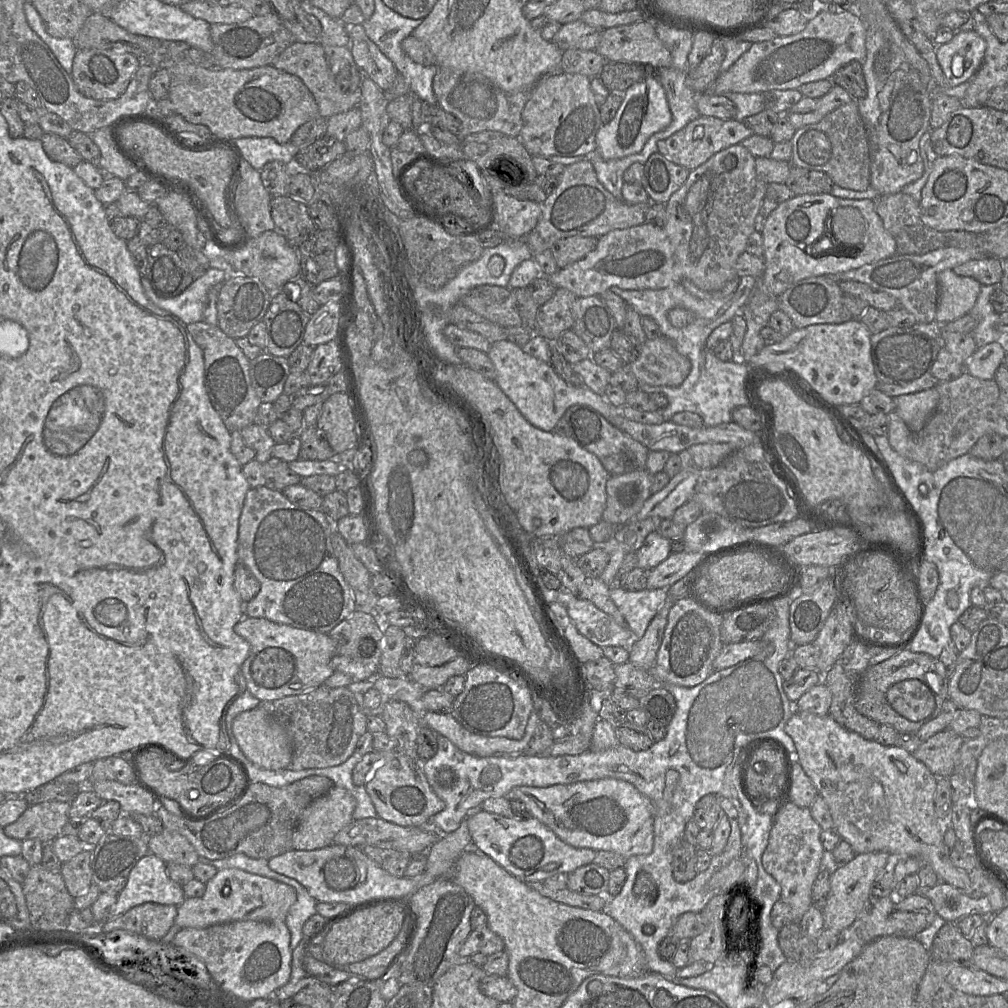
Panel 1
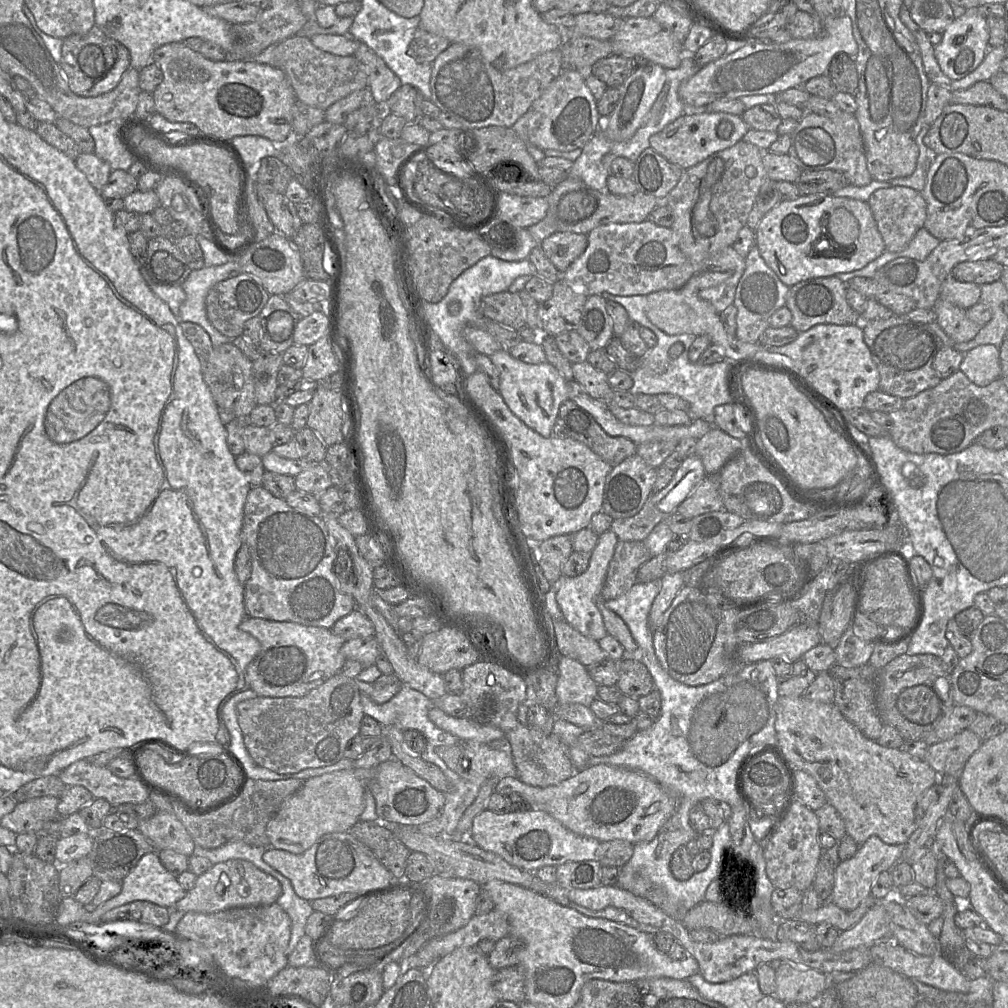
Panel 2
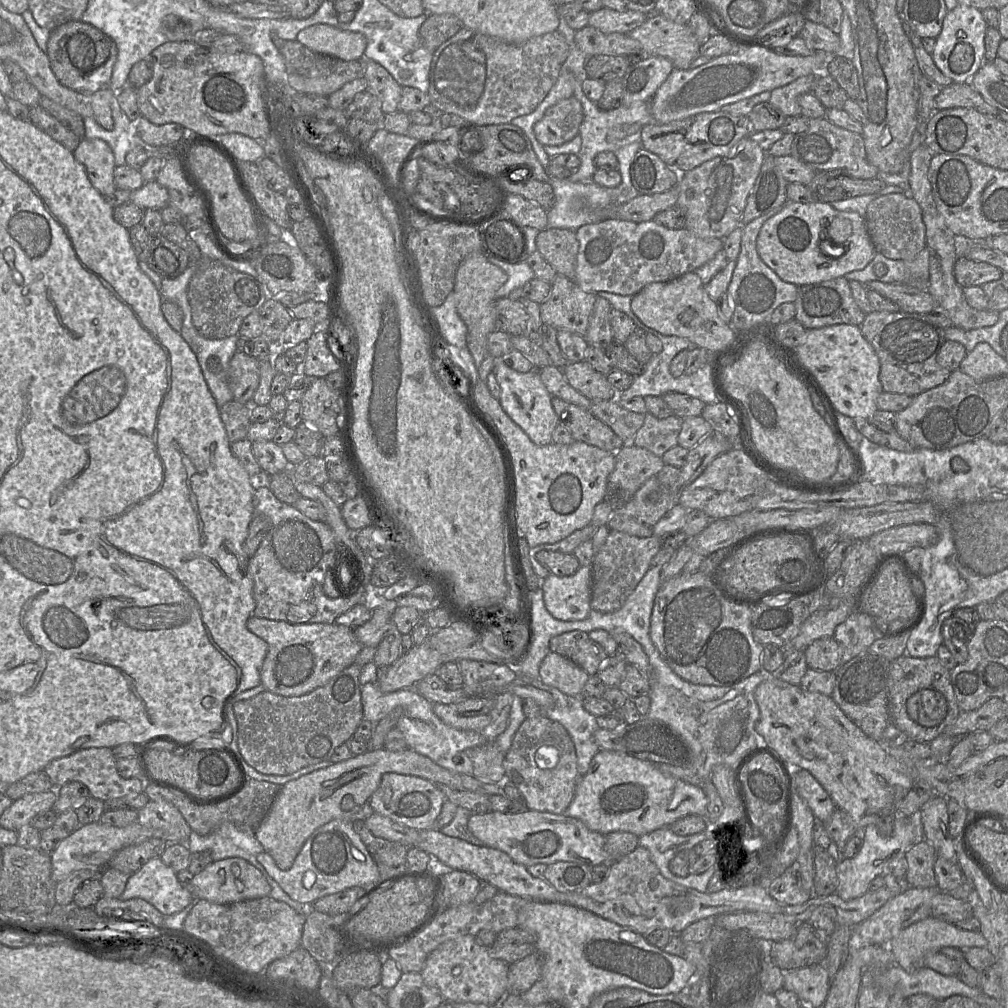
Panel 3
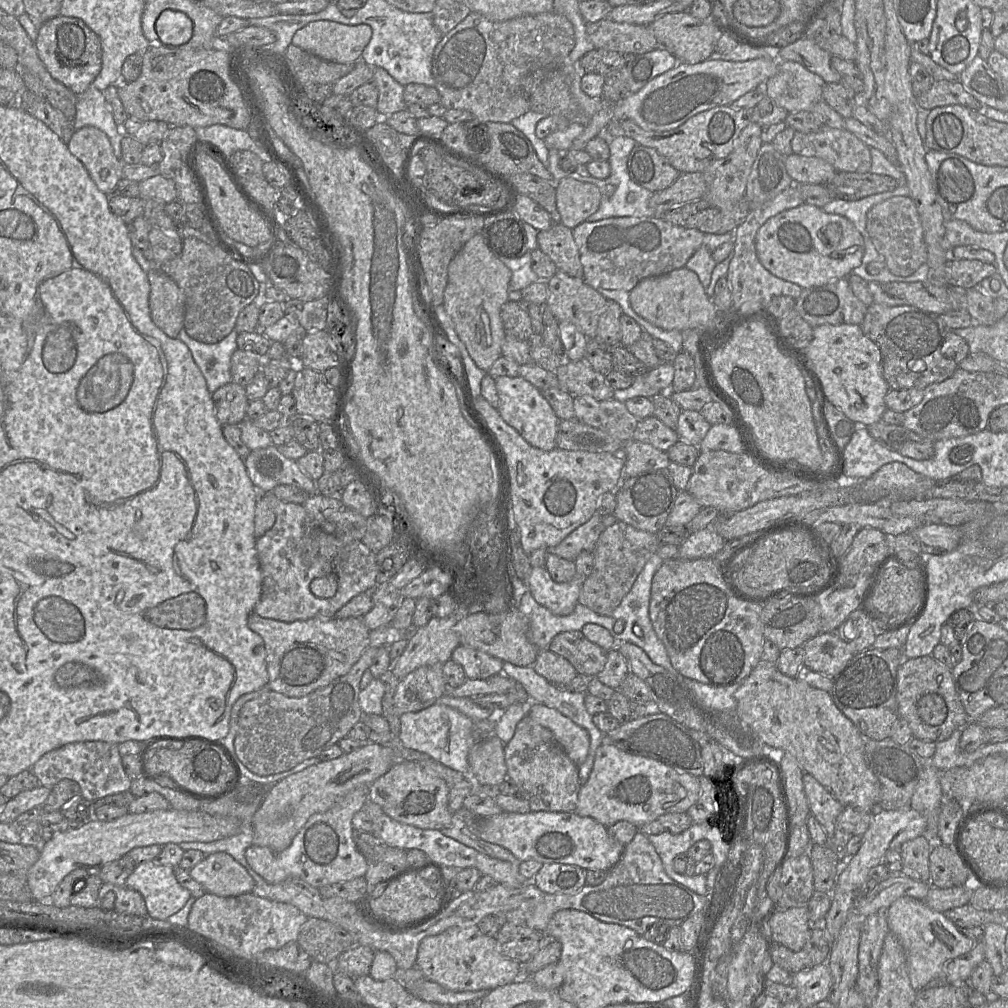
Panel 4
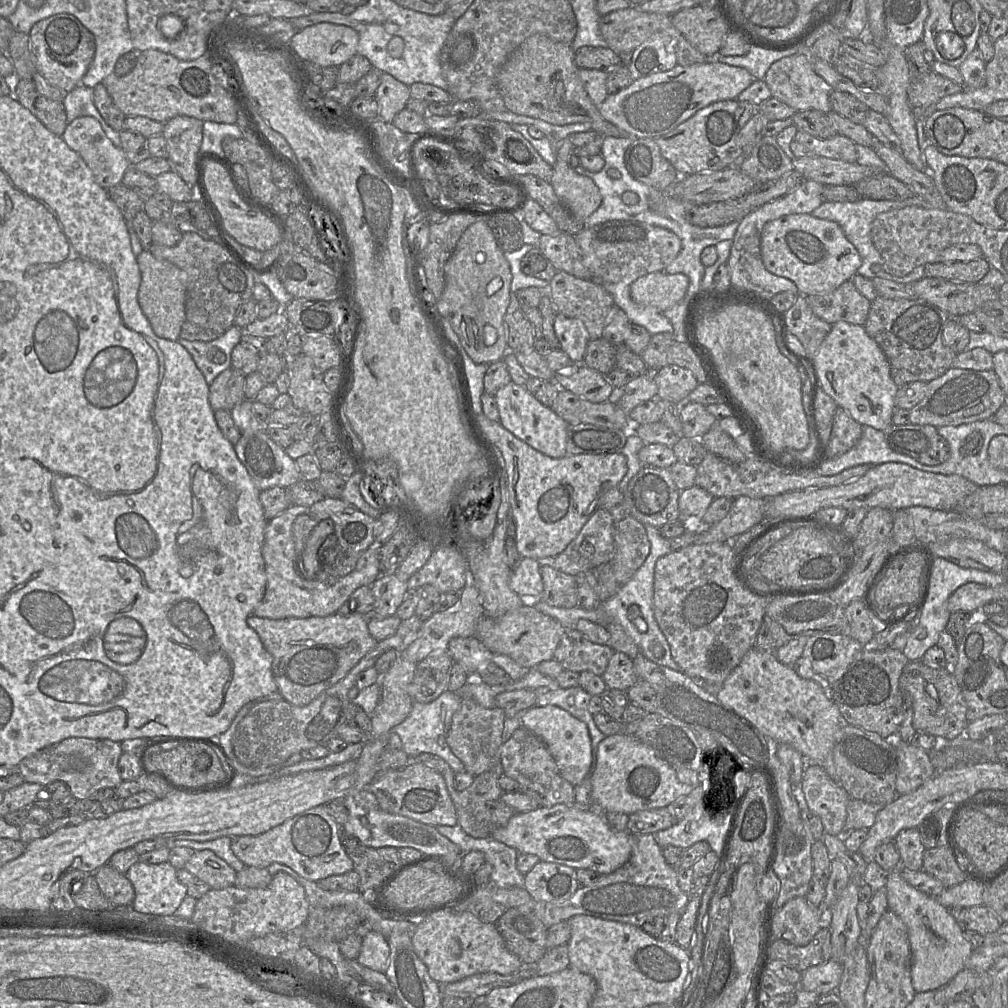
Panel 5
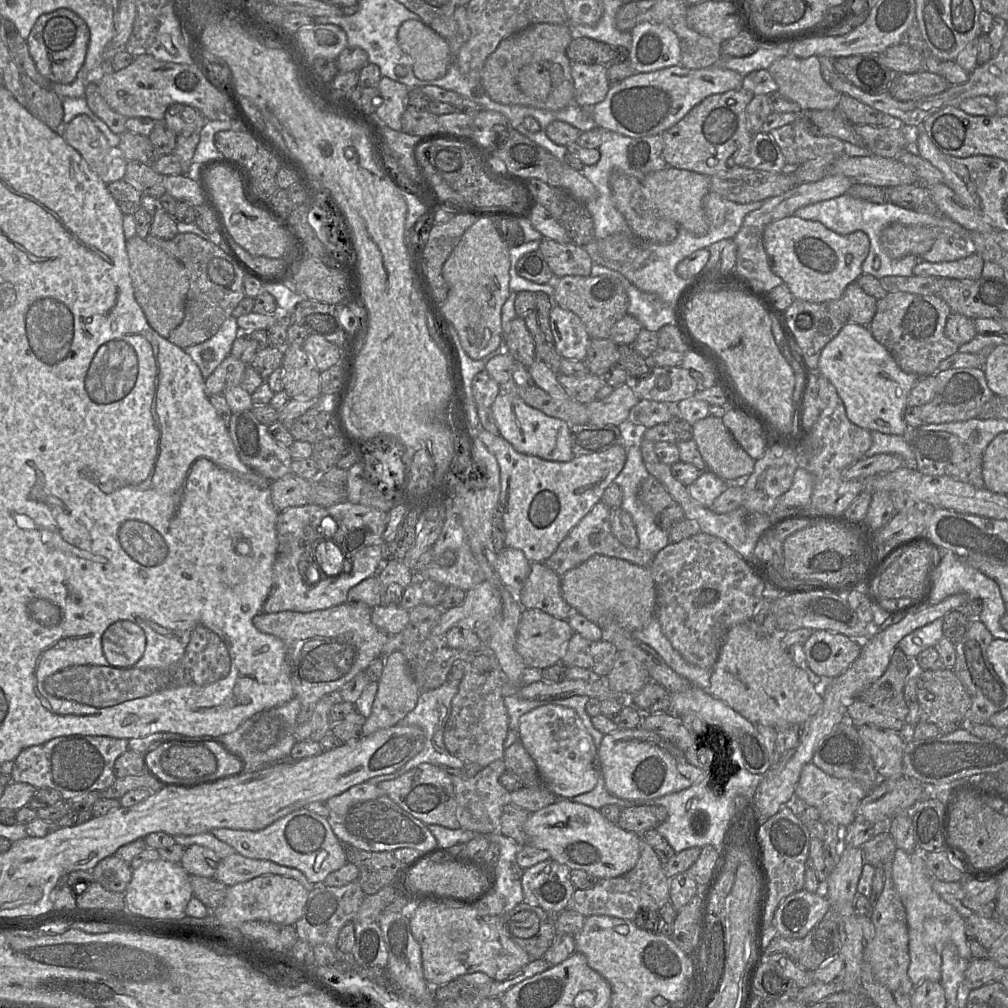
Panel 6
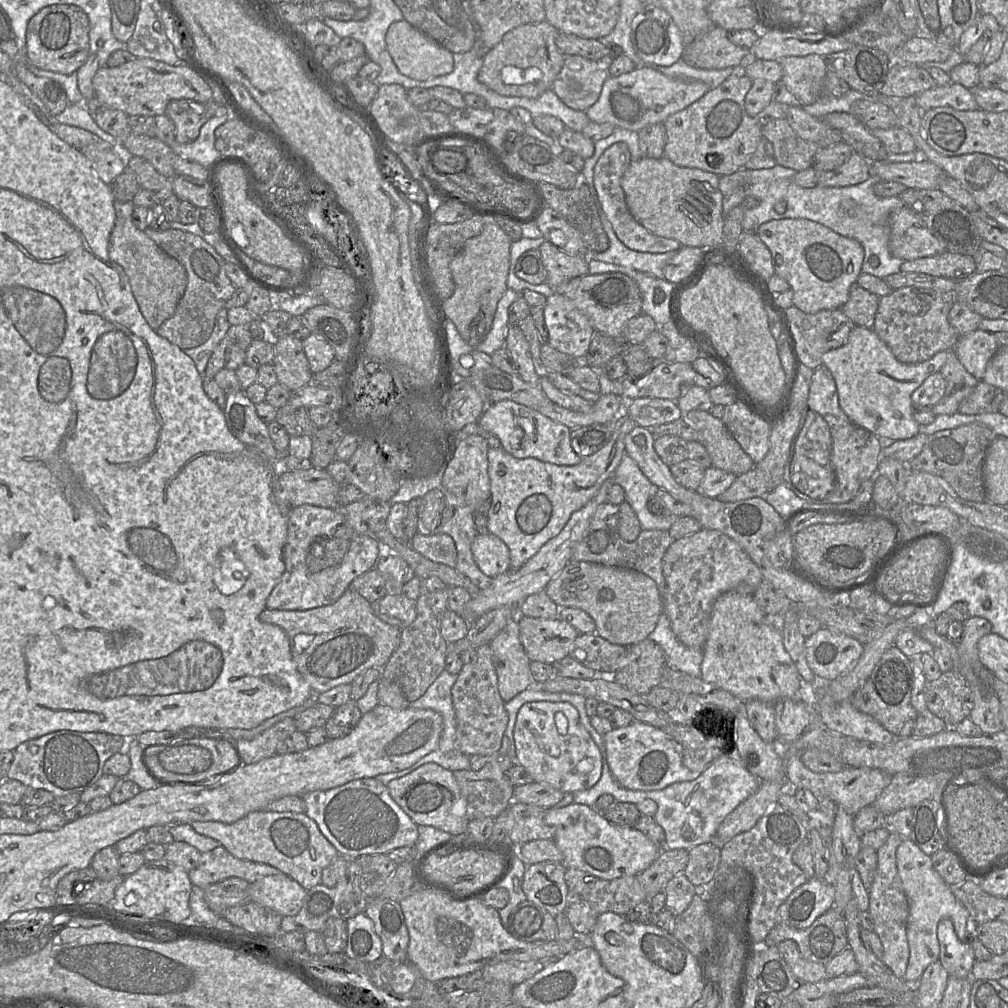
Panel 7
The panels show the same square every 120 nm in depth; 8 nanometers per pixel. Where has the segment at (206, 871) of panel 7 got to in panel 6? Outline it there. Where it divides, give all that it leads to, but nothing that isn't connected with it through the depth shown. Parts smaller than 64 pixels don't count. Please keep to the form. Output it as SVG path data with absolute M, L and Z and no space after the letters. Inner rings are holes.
M238 852L221 859L213 878L227 886L233 886L264 874L278 874L293 878L309 892L315 888L315 884L298 869L282 866L270 860L247 858Z

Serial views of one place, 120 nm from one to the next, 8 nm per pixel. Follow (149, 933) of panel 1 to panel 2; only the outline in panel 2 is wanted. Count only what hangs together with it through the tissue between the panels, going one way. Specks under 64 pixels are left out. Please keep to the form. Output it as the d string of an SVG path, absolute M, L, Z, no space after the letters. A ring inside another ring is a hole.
M136 900L107 911L101 922L131 920L163 927L169 920L170 910L149 901Z

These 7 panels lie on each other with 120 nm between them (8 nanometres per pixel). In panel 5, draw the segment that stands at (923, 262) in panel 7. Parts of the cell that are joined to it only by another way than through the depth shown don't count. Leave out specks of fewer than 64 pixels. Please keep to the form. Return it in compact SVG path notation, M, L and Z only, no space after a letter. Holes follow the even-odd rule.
M984 258L969 262L935 262L925 265L925 277L953 282L979 283L991 266Z

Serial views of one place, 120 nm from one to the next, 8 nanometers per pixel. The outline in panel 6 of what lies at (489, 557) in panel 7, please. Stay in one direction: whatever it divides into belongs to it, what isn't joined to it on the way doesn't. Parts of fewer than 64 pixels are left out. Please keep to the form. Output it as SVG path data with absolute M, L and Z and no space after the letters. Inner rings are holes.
M505 547L497 553L495 569L502 583L517 595L529 575L530 564L521 550Z

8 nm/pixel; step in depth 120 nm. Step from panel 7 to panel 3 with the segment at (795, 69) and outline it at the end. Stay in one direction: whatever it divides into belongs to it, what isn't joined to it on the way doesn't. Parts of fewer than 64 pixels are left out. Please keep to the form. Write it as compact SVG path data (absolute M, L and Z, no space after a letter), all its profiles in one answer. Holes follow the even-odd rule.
M817 75L802 76L795 81L771 91L769 102L786 117L802 115L798 98L809 93L817 79Z

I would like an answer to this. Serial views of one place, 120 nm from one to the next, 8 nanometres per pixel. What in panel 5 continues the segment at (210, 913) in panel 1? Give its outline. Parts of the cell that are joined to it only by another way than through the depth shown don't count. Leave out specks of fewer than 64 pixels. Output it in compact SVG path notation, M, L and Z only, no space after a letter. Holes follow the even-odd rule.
M197 850L184 868L207 883L212 889L234 885L237 872L211 850Z

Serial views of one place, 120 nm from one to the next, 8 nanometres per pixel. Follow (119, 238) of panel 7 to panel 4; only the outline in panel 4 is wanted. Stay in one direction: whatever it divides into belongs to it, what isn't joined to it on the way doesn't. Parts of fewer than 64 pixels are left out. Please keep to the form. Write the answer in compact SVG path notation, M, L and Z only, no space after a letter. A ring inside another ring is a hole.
M157 269L148 271L147 277L151 318L168 337L177 338L184 327L185 295L172 278Z

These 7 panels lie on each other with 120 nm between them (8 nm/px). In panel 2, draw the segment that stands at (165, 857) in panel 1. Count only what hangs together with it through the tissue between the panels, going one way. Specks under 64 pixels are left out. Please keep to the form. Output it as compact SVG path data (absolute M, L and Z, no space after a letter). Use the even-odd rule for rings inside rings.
M157 811L151 818L138 822L137 830L152 843L156 851L171 849L188 857L193 855L195 842L174 813Z

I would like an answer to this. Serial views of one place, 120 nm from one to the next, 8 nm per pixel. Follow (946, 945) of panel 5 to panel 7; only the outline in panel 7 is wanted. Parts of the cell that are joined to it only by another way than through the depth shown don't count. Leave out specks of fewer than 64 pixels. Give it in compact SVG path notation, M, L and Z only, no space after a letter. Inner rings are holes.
M907 839L901 842L896 851L896 866L909 902L906 928L909 959L904 980L910 984L916 984L925 969L939 960L938 923L942 919L950 919L954 925L957 937L962 942L969 942L972 923L968 910L954 896L950 886L933 867L931 856L924 853L913 841Z

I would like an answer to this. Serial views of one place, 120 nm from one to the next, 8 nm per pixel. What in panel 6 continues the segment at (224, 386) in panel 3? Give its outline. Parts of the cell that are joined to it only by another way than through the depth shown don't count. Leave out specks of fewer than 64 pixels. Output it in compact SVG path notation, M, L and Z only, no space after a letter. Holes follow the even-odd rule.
M231 315L210 339L182 348L198 365L205 380L231 354L232 344L241 333L236 319Z

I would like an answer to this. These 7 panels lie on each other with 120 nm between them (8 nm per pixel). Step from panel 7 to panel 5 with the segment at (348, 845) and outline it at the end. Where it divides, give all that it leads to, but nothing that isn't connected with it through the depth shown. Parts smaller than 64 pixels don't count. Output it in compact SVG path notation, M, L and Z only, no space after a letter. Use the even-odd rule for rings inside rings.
M368 789L350 790L344 796L343 804L349 813L348 821L341 826L343 832L345 835L355 837L365 846L372 848L414 848L422 854L441 858L447 854L462 852L456 844L441 835L436 827L382 810L375 795Z

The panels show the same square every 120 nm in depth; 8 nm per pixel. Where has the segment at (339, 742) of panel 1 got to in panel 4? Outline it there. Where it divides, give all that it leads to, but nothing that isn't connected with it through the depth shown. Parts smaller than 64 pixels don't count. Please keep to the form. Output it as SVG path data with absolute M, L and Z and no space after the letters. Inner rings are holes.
M367 647L347 674L304 697L293 698L269 690L260 697L246 702L239 714L238 729L234 739L239 761L256 775L269 776L290 770L306 759L318 757L324 750L346 738L353 726L361 721L363 711L359 705L360 681L377 656L378 650L377 647Z

